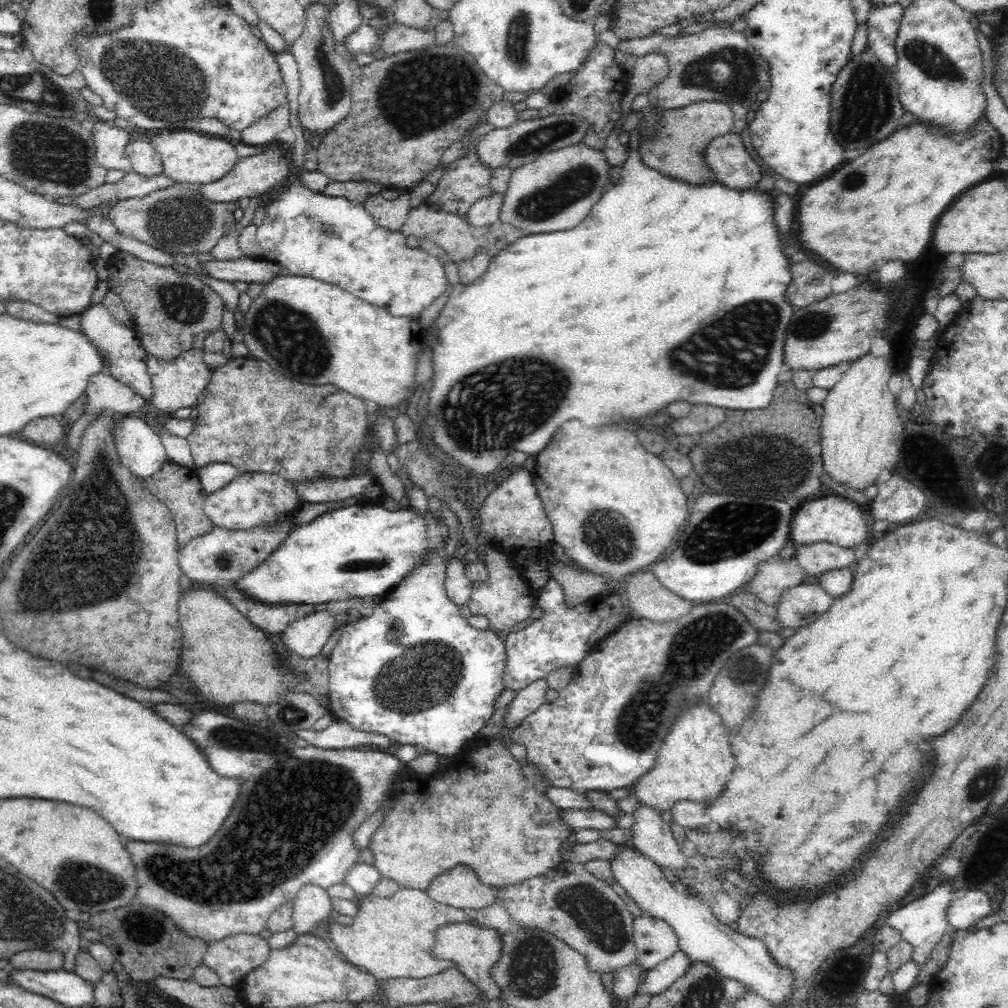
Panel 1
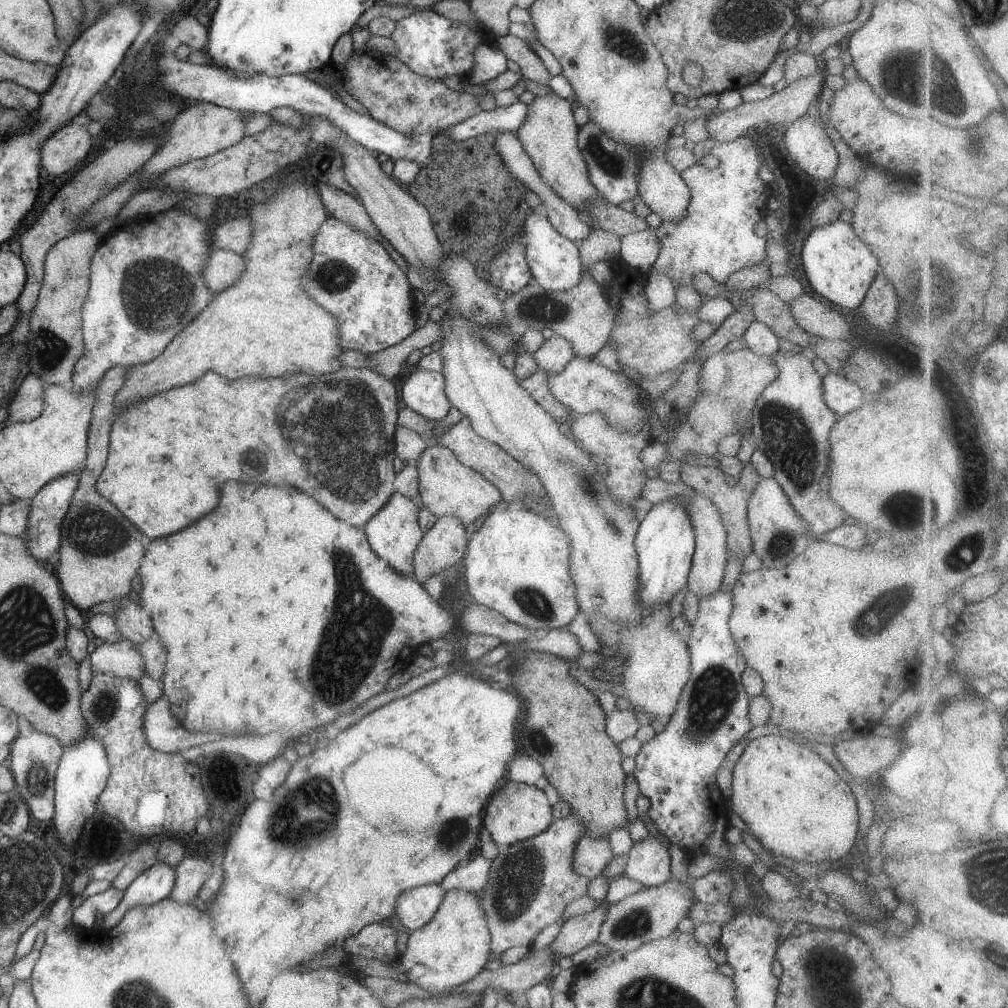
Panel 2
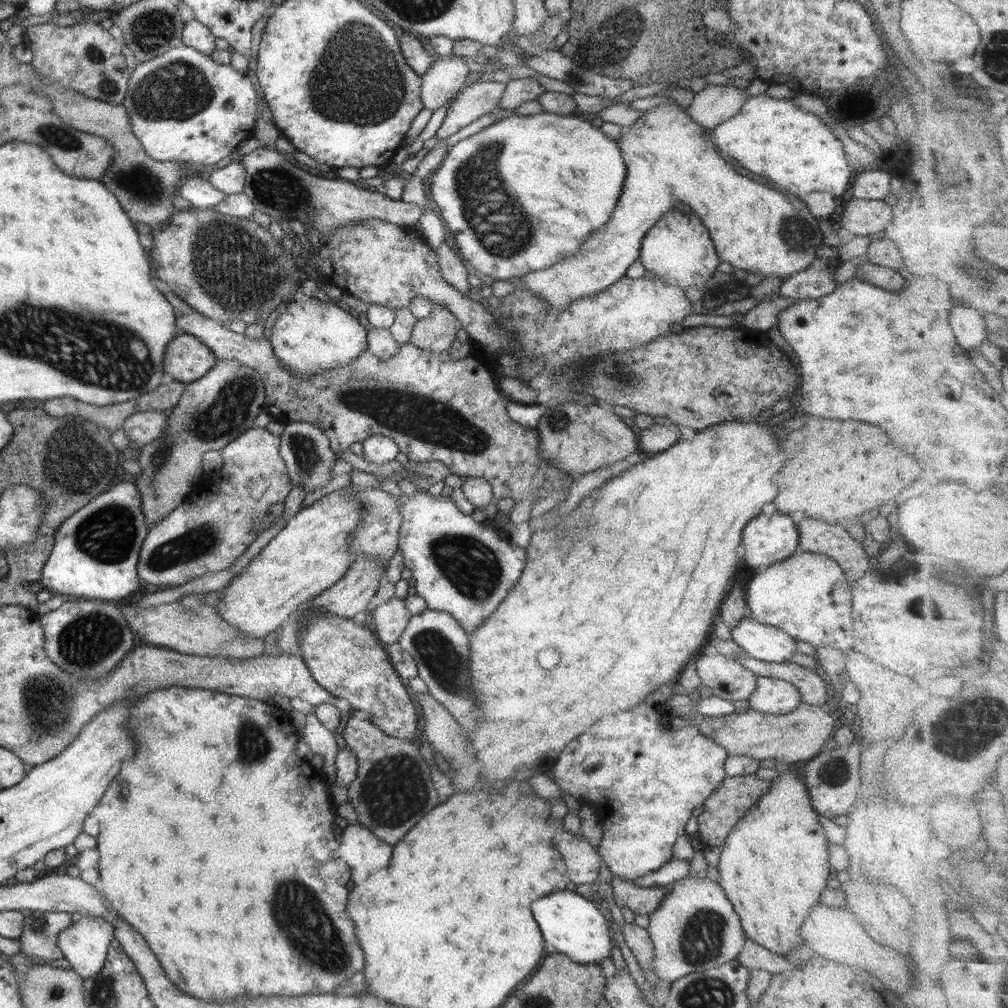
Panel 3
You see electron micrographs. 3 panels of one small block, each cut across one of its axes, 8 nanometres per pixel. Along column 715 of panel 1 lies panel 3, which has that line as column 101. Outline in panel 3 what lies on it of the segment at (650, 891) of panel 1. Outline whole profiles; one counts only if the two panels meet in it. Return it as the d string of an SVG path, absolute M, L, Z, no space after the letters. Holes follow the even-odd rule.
M82 915L57 935L57 947L82 979L93 980L105 964L113 927L102 917Z

